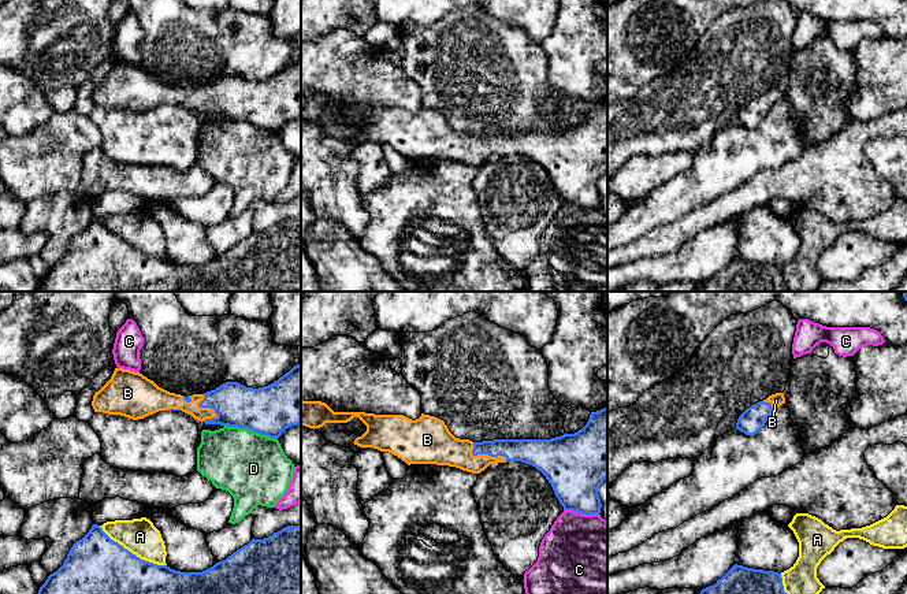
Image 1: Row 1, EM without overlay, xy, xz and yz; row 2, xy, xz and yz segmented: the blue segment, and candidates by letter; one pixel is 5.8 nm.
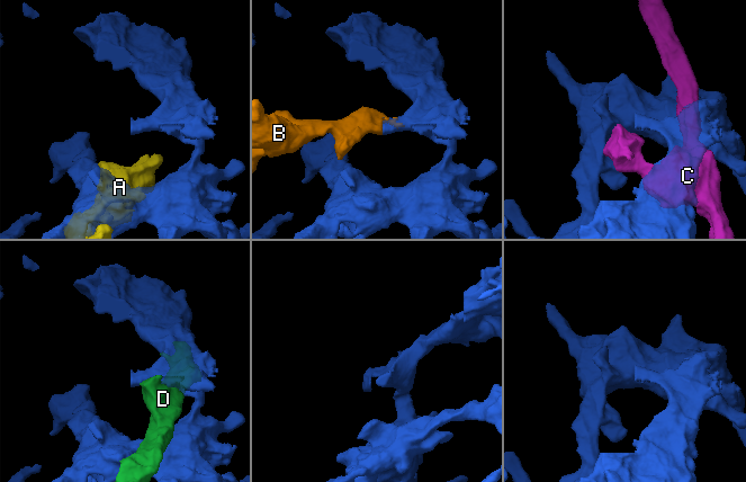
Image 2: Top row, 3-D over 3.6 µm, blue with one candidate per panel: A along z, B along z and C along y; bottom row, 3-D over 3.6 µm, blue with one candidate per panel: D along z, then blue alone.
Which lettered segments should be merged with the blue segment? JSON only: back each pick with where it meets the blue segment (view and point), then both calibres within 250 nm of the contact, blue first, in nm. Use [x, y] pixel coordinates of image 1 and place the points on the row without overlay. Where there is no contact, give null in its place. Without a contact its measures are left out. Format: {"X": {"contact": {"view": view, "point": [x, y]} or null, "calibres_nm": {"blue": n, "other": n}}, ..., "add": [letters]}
{"B": {"contact": {"view": "xz", "point": [484, 147]}, "calibres_nm": {"blue": 140, "other": 190}}, "add": ["B"]}

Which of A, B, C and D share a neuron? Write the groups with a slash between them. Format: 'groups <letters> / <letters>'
groups A / B / C / D

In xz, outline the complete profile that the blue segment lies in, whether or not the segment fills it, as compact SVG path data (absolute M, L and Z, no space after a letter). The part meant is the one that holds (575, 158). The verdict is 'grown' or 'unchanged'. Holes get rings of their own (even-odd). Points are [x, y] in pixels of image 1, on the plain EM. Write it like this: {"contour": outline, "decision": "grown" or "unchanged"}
{"contour": "M301 93L301 119L320 122L326 116L347 116L358 111L367 125L354 133L360 141L389 145L408 159L436 157L456 160L466 166L480 167L490 157L521 155L540 164L551 178L555 190L565 204L581 208L599 208L599 179L607 171L607 101L591 105L587 118L575 127L564 127L551 133L494 133L472 135L456 131L443 114L424 108L412 114L404 108L375 108L365 105L334 105L326 96Z", "decision": "grown"}

